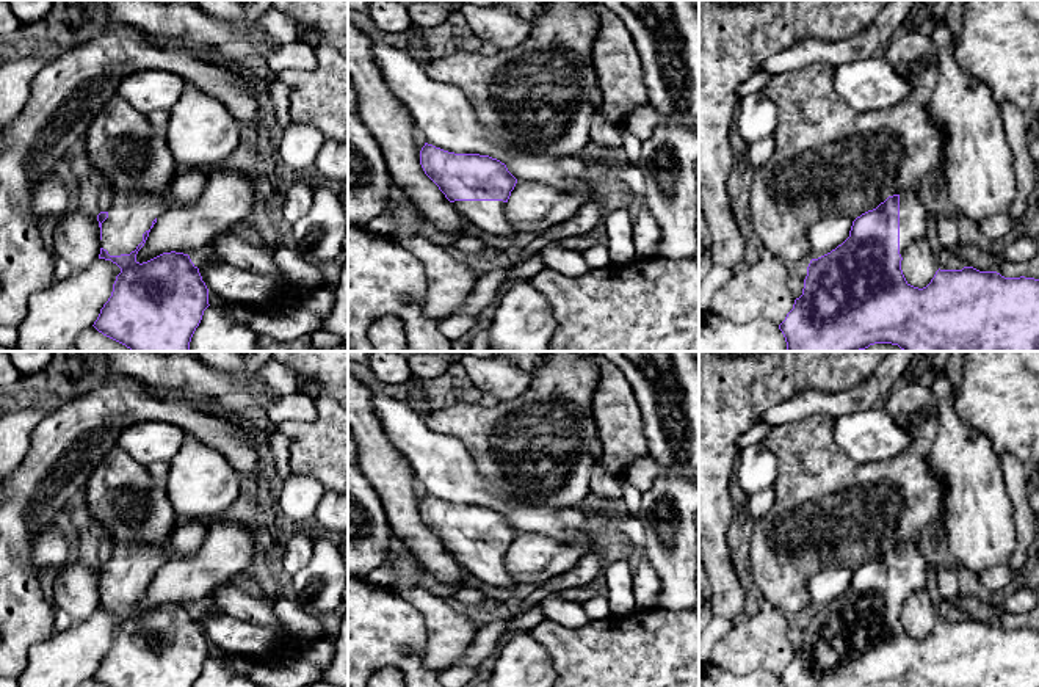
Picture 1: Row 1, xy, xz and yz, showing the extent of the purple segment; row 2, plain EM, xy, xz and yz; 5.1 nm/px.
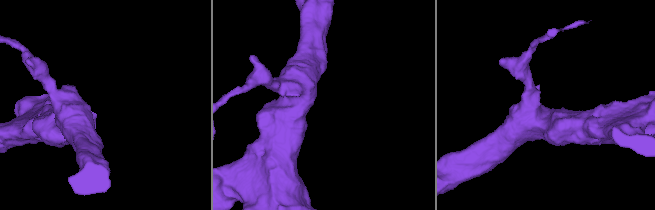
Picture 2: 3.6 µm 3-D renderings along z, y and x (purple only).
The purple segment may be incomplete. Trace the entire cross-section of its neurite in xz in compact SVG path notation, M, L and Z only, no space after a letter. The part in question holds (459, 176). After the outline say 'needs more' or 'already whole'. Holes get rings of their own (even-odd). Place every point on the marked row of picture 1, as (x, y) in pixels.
M425 143L420 165L462 220L492 235L516 234L505 209L517 179L505 163L489 155L454 154Z; needs more

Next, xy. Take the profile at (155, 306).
M118 191L111 207L97 215L99 259L111 260L121 273L92 326L132 351L188 351L210 306L208 289L188 254L136 260L169 204L169 194Z; needs more

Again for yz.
M917 190L900 191L857 216L842 245L812 259L802 295L779 325L787 351L860 351L874 344L898 345L903 351L1039 351L1039 279L1005 278L997 271L964 267L939 268L923 289L906 281L901 270L904 251L925 235L928 216Z; needs more

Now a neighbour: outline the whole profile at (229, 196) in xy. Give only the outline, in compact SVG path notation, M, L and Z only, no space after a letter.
M224 166L207 171L207 185L191 204L169 207L157 218L136 262L147 262L163 253L194 254L235 224L249 223L259 205L254 180L241 171Z

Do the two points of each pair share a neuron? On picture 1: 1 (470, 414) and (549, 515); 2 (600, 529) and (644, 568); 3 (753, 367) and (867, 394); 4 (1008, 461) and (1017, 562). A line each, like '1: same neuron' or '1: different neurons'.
1: different neurons
2: different neurons
3: different neurons
4: same neuron

